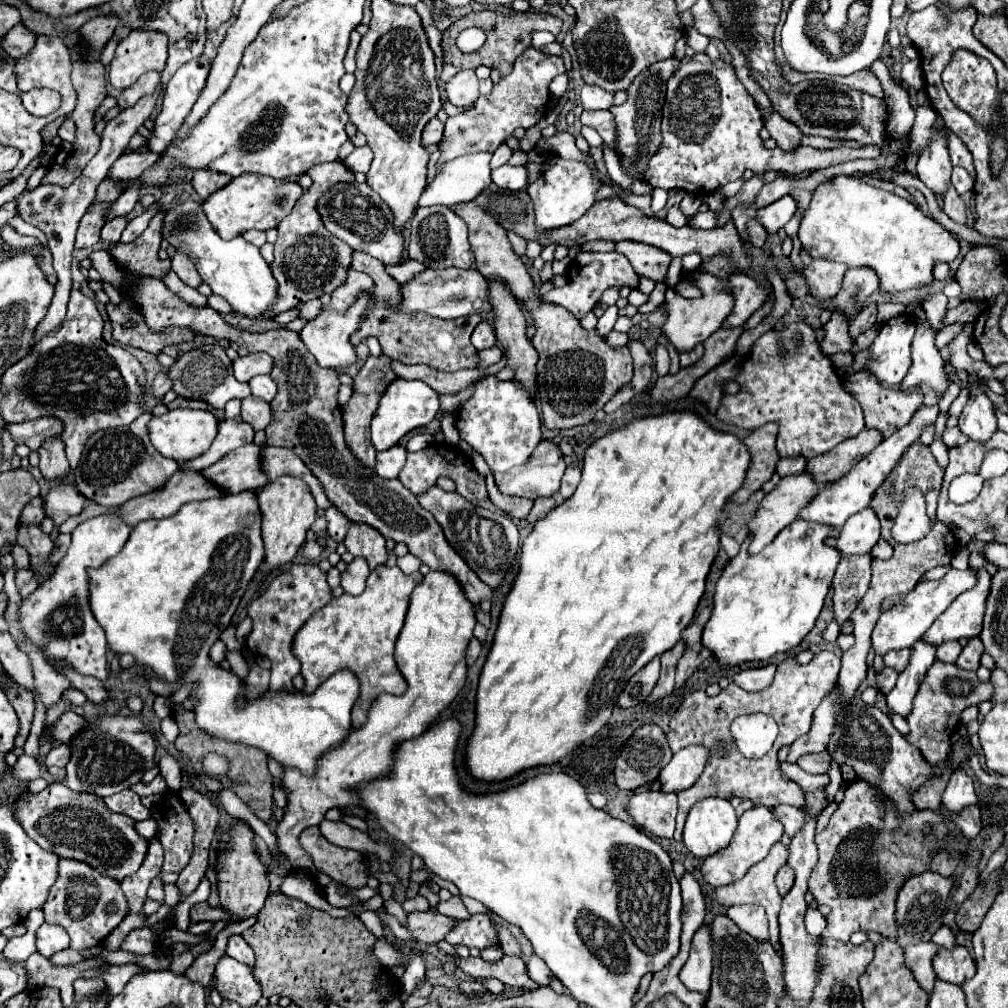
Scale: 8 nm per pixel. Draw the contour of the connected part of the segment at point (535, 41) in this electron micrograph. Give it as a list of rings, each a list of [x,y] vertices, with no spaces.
[[[534,32],[532,36],[532,48],[536,48],[538,52],[542,52],[542,48],[550,42],[556,42],[556,38],[550,32]]]

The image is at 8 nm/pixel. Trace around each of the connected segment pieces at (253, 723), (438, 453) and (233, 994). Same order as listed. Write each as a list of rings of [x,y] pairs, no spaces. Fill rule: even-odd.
[[[246,490],[242,494],[230,494],[230,496],[224,496],[224,498],[208,498],[204,502],[188,502],[184,504],[174,516],[170,518],[162,518],[162,520],[142,520],[136,528],[132,528],[132,536],[128,538],[128,544],[124,544],[124,548],[110,560],[106,560],[100,568],[94,568],[92,572],[88,572],[90,576],[90,608],[92,608],[92,614],[96,618],[96,622],[104,628],[106,632],[106,638],[108,638],[108,648],[114,652],[114,654],[132,654],[136,664],[146,668],[154,678],[160,678],[168,684],[176,684],[176,686],[190,686],[192,688],[192,694],[190,694],[190,700],[196,700],[196,724],[200,730],[208,732],[210,736],[214,738],[220,738],[224,742],[234,742],[234,744],[244,744],[244,746],[254,746],[254,748],[260,748],[264,750],[270,758],[274,758],[278,764],[282,764],[284,768],[296,768],[300,774],[304,776],[316,776],[318,768],[316,764],[320,762],[320,758],[330,752],[332,748],[340,746],[352,732],[352,708],[354,708],[354,702],[358,700],[360,696],[360,680],[358,676],[352,672],[352,670],[340,670],[336,674],[332,674],[324,684],[320,684],[312,694],[306,694],[306,692],[272,692],[272,690],[266,690],[266,694],[254,698],[254,700],[248,700],[246,698],[246,692],[248,692],[248,686],[244,680],[240,680],[232,670],[224,670],[218,662],[214,662],[208,654],[208,650],[212,648],[212,644],[220,638],[220,634],[228,628],[250,580],[254,578],[258,566],[262,564],[264,560],[264,544],[262,544],[262,536],[260,536],[260,512],[258,512],[258,500],[256,500],[256,494]],[[198,590],[198,610],[196,608],[186,608],[186,604],[194,602],[192,600],[192,592]],[[238,700],[244,700],[244,706],[240,708],[238,706]]]
[[[432,444],[424,450],[418,450],[418,452],[408,452],[408,462],[406,466],[402,468],[398,480],[414,494],[414,496],[420,496],[424,494],[428,488],[434,488],[436,480],[440,476],[446,476],[454,480],[456,484],[456,492],[470,502],[477,503],[486,498],[486,484],[484,484],[484,476],[478,474],[474,468],[472,468],[472,462],[466,454],[462,454],[458,448],[454,446],[448,446],[448,444]]]
[[[230,956],[220,958],[214,978],[222,998],[236,1000],[240,1006],[254,1006],[262,998],[262,988],[254,978],[254,970]]]

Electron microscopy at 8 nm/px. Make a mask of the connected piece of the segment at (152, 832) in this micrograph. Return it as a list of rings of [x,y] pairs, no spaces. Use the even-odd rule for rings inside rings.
[[[150,818],[150,820],[138,822],[138,824],[136,824],[136,830],[138,830],[138,834],[140,834],[140,836],[144,836],[144,838],[152,838],[152,836],[156,836],[158,826],[156,826],[156,820],[154,820],[154,818]]]

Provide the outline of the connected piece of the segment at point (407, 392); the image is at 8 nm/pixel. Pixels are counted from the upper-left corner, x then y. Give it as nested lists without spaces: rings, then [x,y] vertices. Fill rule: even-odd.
[[[394,380],[386,394],[382,396],[380,404],[378,404],[378,410],[372,418],[372,446],[382,452],[382,450],[388,450],[392,446],[398,444],[398,440],[402,436],[406,436],[410,430],[418,428],[418,426],[426,426],[430,420],[436,418],[440,410],[440,402],[438,402],[438,394],[422,380]]]

